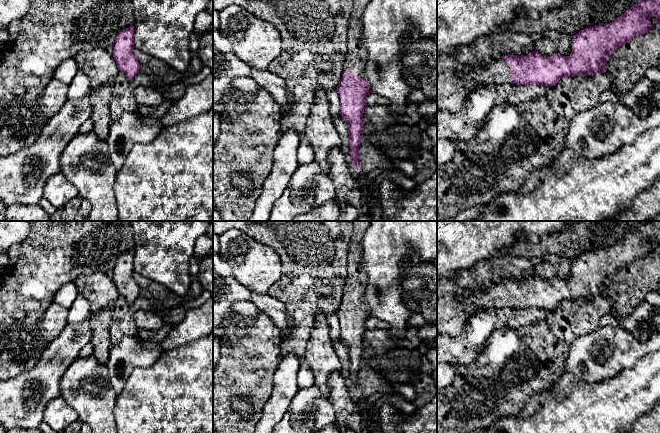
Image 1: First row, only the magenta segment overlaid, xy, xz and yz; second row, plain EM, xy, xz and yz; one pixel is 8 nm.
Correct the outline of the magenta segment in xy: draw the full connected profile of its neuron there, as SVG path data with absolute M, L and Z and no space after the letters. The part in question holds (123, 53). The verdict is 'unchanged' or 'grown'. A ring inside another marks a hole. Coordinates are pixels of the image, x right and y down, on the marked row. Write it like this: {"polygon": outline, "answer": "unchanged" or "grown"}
{"polygon": "M134 26L122 30L113 45L113 58L120 72L132 80L140 71L140 64L134 54Z", "answer": "unchanged"}

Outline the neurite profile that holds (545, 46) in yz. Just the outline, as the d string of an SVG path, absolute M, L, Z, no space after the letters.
M543 37L541 40L534 43L535 51L544 57L550 57L558 53L556 45L550 39Z

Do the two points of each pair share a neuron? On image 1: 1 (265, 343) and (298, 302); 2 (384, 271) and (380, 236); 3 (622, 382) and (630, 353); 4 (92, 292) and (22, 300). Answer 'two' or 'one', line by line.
1: two
2: one
3: two
4: two

